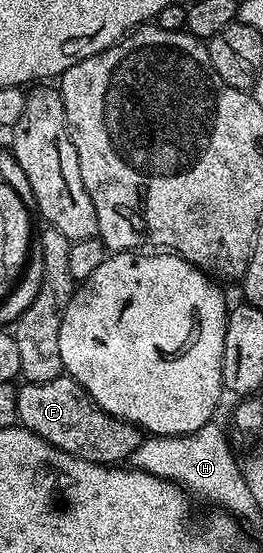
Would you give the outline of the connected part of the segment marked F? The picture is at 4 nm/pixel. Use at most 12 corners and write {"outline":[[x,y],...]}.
{"outline":[[71,376],[23,383],[21,427],[93,464],[144,439]]}

